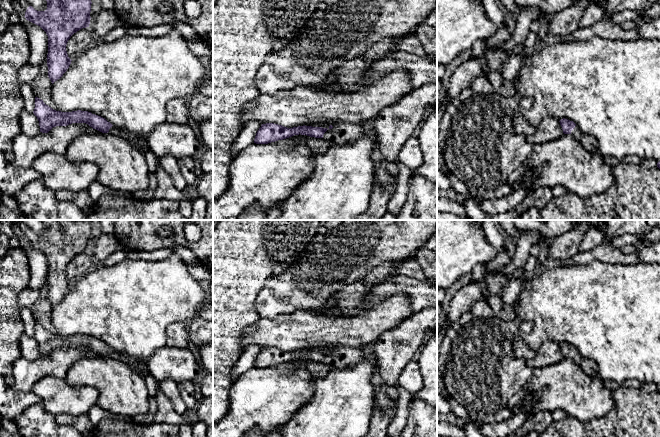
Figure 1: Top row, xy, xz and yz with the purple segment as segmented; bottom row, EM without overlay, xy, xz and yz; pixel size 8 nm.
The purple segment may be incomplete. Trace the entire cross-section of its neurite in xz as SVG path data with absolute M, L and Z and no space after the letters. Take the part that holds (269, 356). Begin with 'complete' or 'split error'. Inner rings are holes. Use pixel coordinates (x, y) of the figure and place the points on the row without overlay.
split error; M335 346L334 349L330 349L328 353L305 349L287 352L274 347L266 347L262 348L257 355L254 367L268 368L299 358L323 362L338 369L347 369L360 363L364 358L364 354L359 348L345 346Z

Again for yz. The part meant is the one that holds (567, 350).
split error; M563 342L559 346L564 358L571 358L573 362L580 365L582 356L573 345Z

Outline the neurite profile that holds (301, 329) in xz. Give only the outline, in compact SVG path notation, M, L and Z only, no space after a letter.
M403 291L385 301L375 301L365 308L345 311L339 315L317 314L313 310L297 310L273 319L260 318L244 330L242 352L250 346L274 347L287 352L316 346L345 346L359 348L373 344L384 332L393 329L413 314L409 294Z

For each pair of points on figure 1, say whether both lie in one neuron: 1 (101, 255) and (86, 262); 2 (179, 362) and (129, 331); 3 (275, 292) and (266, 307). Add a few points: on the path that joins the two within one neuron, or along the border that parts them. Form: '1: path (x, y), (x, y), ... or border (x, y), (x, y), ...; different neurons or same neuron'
1: border (90, 252), (95, 261); different neurons
2: border (166, 345), (158, 348), (146, 361); different neurons
3: path (275, 296), (269, 303); same neuron

